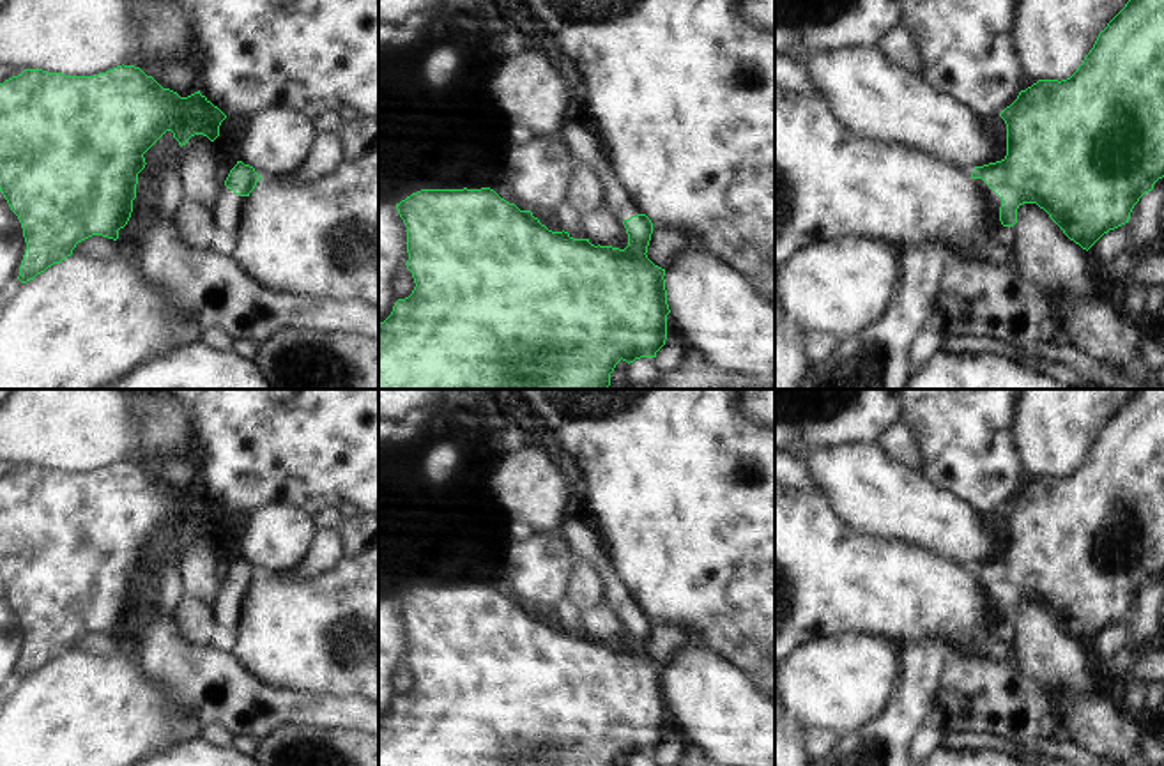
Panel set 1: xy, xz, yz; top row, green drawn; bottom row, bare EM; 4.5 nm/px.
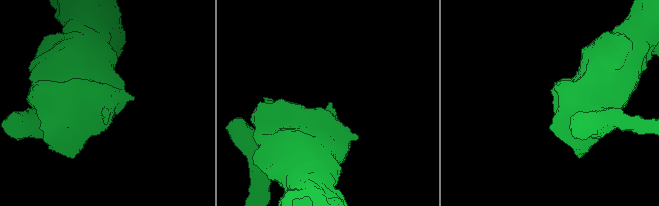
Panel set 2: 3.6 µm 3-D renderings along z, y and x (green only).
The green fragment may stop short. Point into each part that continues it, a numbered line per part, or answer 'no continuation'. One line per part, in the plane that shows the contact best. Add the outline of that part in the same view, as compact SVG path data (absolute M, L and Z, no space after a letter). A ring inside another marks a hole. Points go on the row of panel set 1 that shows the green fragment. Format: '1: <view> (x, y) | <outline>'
1: yz (989, 220) | M971 179L975 188L978 189L982 202L984 202L984 212L980 216L980 226L987 234L996 234L1003 228L999 221L999 207L1001 198L982 180L982 179Z

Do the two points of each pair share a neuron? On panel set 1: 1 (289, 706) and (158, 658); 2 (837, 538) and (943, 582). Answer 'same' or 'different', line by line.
1: same
2: same

